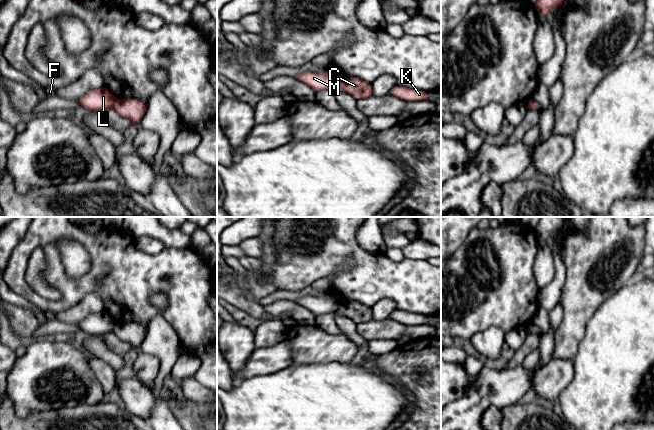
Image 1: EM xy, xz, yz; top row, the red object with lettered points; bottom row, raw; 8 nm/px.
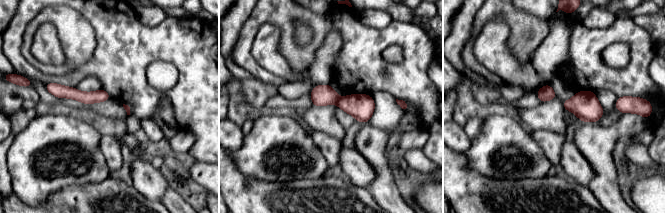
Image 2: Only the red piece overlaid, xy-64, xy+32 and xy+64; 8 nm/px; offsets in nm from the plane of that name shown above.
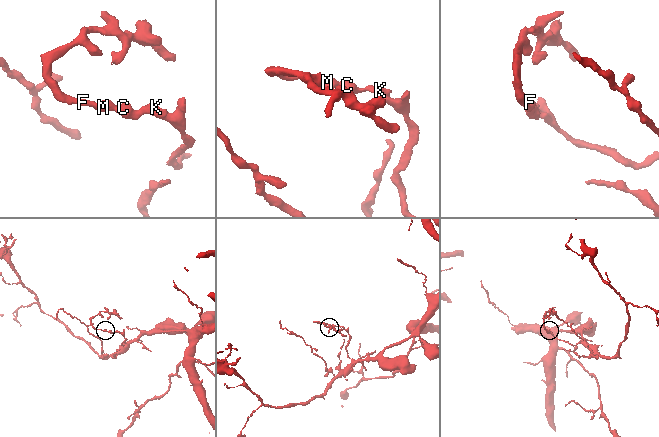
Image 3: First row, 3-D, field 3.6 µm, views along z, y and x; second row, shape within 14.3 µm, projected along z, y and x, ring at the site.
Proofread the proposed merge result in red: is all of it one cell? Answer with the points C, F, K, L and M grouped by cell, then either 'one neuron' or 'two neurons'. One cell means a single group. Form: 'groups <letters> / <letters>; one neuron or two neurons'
groups C K / F L M; two neurons

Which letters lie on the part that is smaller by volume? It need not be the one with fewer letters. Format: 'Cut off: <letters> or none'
Cut off: F, L, M

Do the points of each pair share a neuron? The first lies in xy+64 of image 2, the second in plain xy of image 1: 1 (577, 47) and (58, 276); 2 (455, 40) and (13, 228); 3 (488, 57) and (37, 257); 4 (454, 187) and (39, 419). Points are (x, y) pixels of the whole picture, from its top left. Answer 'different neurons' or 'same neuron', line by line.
1: same neuron
2: same neuron
3: same neuron
4: same neuron

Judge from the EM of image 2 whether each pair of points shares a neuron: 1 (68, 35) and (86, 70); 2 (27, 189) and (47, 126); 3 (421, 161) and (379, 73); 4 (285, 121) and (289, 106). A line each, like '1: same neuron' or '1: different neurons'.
1: different neurons
2: same neuron
3: different neurons
4: different neurons

